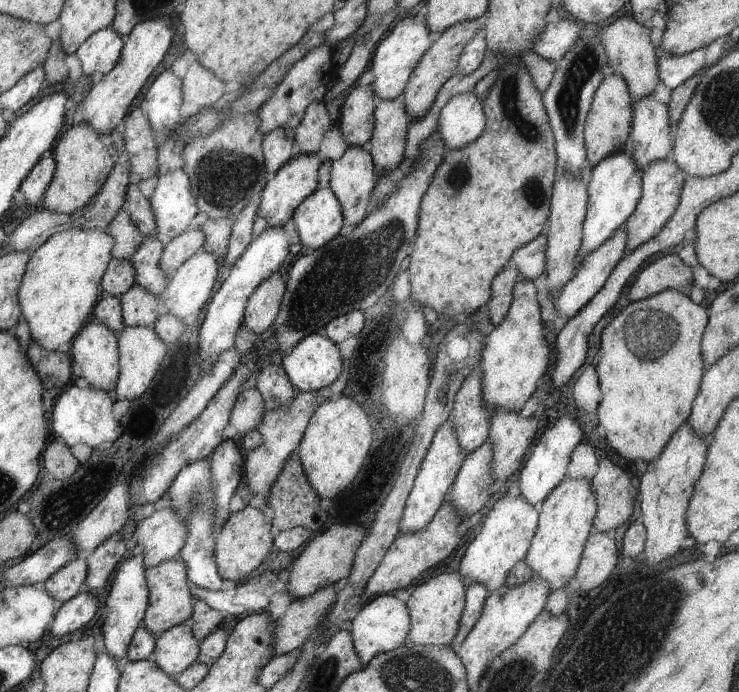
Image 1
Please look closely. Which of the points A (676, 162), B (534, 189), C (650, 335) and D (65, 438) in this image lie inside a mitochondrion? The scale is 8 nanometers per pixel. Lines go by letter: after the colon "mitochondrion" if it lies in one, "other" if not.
A: other
B: mitochondrion
C: mitochondrion
D: other

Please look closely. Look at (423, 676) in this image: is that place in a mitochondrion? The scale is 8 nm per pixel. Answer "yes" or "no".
yes

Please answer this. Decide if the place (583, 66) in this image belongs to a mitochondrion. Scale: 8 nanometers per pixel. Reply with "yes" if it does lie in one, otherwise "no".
yes

